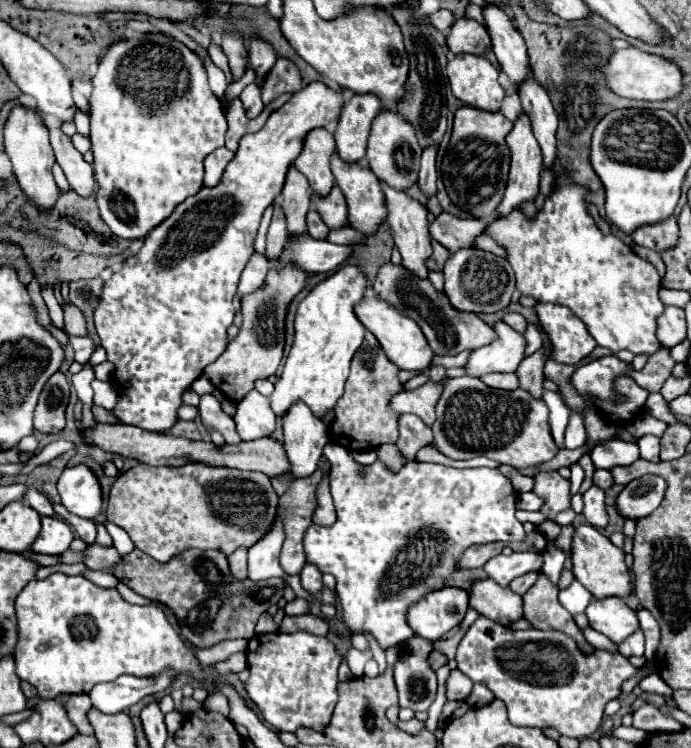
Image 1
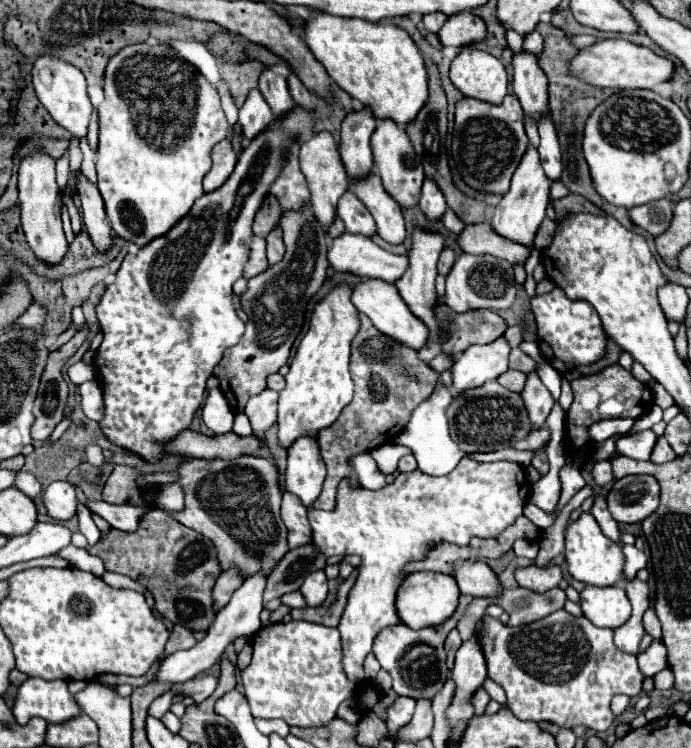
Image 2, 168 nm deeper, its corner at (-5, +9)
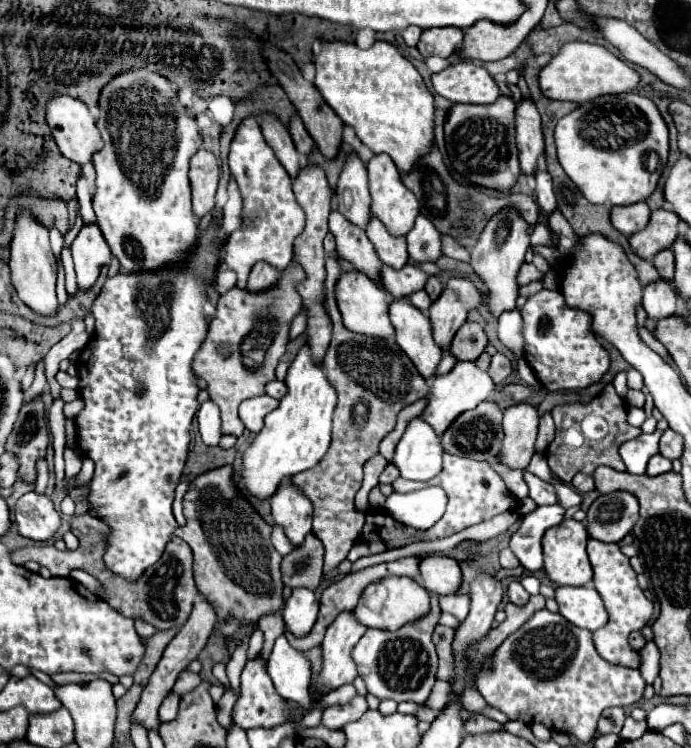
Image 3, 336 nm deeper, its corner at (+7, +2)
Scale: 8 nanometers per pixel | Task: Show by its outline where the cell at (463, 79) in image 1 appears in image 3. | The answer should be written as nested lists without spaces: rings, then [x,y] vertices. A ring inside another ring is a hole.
[[[460,61],[432,75],[432,87],[452,103],[494,103],[500,89],[490,73],[472,61]]]

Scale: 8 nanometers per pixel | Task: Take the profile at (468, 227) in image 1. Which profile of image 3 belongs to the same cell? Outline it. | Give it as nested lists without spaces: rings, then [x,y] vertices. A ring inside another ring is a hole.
[[[524,263],[518,277],[520,285],[528,285],[530,281],[544,281],[544,273],[540,273],[532,263]]]

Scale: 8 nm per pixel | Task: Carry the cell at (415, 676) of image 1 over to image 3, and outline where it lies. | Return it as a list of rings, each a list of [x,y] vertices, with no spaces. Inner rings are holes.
[[[438,595],[430,599],[430,613],[404,625],[398,631],[384,629],[368,629],[364,637],[352,649],[352,659],[358,667],[358,675],[364,679],[368,693],[378,699],[394,699],[394,701],[414,701],[424,703],[436,681],[438,657],[432,643],[432,631],[438,623],[440,607]]]

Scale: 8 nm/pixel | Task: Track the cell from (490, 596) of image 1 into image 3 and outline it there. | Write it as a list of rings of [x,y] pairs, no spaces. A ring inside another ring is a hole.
[[[428,555],[420,561],[422,587],[438,595],[454,595],[462,581],[462,571],[456,559],[446,555]]]

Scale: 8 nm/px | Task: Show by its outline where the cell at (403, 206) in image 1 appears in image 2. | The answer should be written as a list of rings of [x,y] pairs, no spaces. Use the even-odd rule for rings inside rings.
[[[414,226],[414,232],[412,232],[412,248],[408,252],[408,270],[394,282],[402,300],[408,304],[408,308],[418,316],[422,318],[422,322],[428,326],[430,330],[430,342],[440,342],[440,334],[436,330],[436,320],[432,320],[432,304],[436,304],[436,290],[434,290],[434,280],[436,280],[436,262],[438,262],[438,256],[444,248],[444,236],[442,234],[436,234],[432,230],[424,230],[422,226]]]

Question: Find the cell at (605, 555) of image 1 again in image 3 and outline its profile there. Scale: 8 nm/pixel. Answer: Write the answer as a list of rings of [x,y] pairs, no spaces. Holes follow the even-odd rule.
[[[564,519],[558,527],[550,527],[542,537],[542,551],[544,551],[544,571],[548,579],[556,585],[588,585],[592,579],[592,565],[586,555],[586,541],[588,533],[584,525],[576,519]]]

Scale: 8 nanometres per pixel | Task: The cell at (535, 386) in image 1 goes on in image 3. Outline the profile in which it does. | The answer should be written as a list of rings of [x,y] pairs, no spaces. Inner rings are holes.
[[[514,405],[504,411],[504,439],[502,449],[496,455],[498,463],[508,469],[524,471],[532,459],[536,433],[538,433],[538,411],[530,405]]]

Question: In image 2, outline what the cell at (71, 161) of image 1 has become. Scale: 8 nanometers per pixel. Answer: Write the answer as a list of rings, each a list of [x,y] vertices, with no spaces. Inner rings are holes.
[[[82,170],[76,172],[76,192],[82,200],[82,216],[84,216],[84,224],[88,228],[88,234],[94,242],[94,246],[104,252],[112,246],[112,238],[114,238],[114,230],[110,228],[110,222],[106,218],[104,212],[104,202],[100,198],[100,192],[96,188],[96,184],[92,184]]]

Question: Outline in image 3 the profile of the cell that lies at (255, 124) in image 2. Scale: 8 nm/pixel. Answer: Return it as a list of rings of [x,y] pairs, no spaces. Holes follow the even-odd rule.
[[[254,117],[242,121],[230,147],[230,171],[242,195],[242,225],[236,229],[224,247],[224,265],[238,275],[238,287],[244,289],[250,269],[258,263],[270,263],[276,269],[284,269],[292,261],[292,241],[304,227],[304,211],[300,209],[292,181],[284,167],[268,147]]]

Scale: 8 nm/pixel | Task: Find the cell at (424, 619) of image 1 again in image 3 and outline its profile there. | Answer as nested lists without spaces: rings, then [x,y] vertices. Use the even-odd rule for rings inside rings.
[[[388,575],[376,583],[370,583],[364,593],[360,595],[360,601],[354,609],[354,617],[358,623],[374,629],[386,629],[386,631],[396,631],[408,621],[416,621],[416,617],[422,617],[430,609],[430,595],[424,591],[422,585],[418,585],[410,577],[396,577]]]

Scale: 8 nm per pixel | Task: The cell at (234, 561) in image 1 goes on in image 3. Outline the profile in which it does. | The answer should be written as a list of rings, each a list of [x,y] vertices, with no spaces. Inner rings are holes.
[[[198,599],[196,605],[194,605],[194,609],[192,609],[192,613],[190,613],[190,617],[188,617],[188,621],[186,621],[186,625],[184,625],[184,627],[178,631],[178,635],[168,643],[168,647],[166,647],[166,651],[164,651],[164,655],[162,655],[158,667],[154,669],[154,673],[152,673],[148,685],[144,687],[142,697],[140,697],[140,703],[136,705],[136,709],[134,709],[134,713],[132,713],[132,721],[134,721],[134,723],[142,725],[146,731],[152,731],[152,729],[158,729],[158,727],[160,727],[160,719],[158,719],[158,707],[160,707],[160,703],[162,703],[162,701],[166,699],[166,695],[172,691],[172,687],[174,687],[178,675],[180,675],[180,673],[190,665],[190,661],[196,659],[198,653],[204,649],[204,645],[206,645],[206,641],[208,641],[208,637],[210,637],[210,633],[212,633],[214,627],[216,627],[216,613],[214,613],[212,605],[208,605],[208,601],[204,601],[204,599]]]

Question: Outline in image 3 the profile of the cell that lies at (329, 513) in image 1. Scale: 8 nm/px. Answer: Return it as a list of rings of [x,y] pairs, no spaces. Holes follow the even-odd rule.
[[[338,253],[326,257],[326,271],[326,309],[334,329],[324,359],[324,369],[330,385],[338,395],[332,423],[332,443],[324,455],[324,461],[320,461],[316,469],[308,469],[308,473],[292,477],[292,483],[314,505],[314,533],[326,549],[324,571],[330,571],[346,559],[350,547],[358,541],[366,521],[364,513],[354,511],[354,495],[362,487],[364,463],[378,453],[380,441],[396,427],[400,409],[418,399],[424,399],[428,395],[428,385],[420,373],[416,373],[412,361],[404,357],[404,351],[396,345],[396,341],[366,337],[344,329],[334,301],[334,285],[342,273]]]

